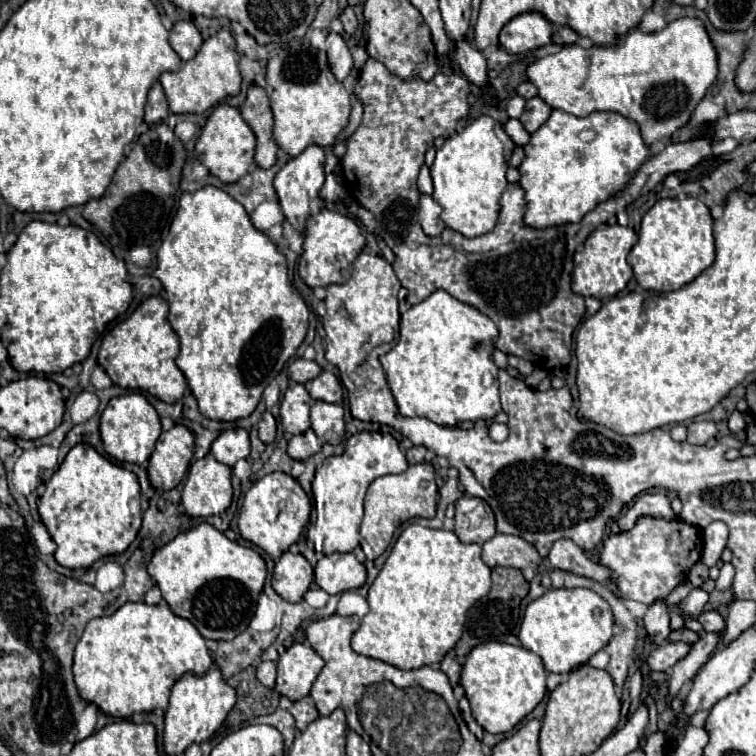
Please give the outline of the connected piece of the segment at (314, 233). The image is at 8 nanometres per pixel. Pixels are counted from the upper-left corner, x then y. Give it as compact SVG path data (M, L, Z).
M321 209L317 215L309 217L305 225L305 243L303 255L299 259L299 277L309 287L327 287L331 283L345 283L351 277L351 263L363 251L365 237L361 235L359 225L337 211Z

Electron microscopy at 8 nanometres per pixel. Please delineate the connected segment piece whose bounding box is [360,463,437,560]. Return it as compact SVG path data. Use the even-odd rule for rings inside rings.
M431 463L409 465L407 471L399 475L385 475L375 479L364 500L363 523L360 526L360 546L367 560L375 560L389 547L395 529L401 523L407 523L413 517L433 517L437 503L437 485L435 485L435 469Z

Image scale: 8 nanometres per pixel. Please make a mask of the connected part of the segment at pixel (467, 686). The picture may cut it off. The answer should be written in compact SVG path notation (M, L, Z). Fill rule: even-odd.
M501 641L473 647L461 671L461 685L475 721L489 733L513 731L545 697L547 671L539 655Z

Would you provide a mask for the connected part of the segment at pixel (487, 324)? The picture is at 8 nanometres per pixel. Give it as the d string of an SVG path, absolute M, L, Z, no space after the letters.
M439 289L401 315L399 343L381 357L389 389L405 417L425 417L455 427L463 421L491 421L499 411L493 351L499 331L479 309Z

